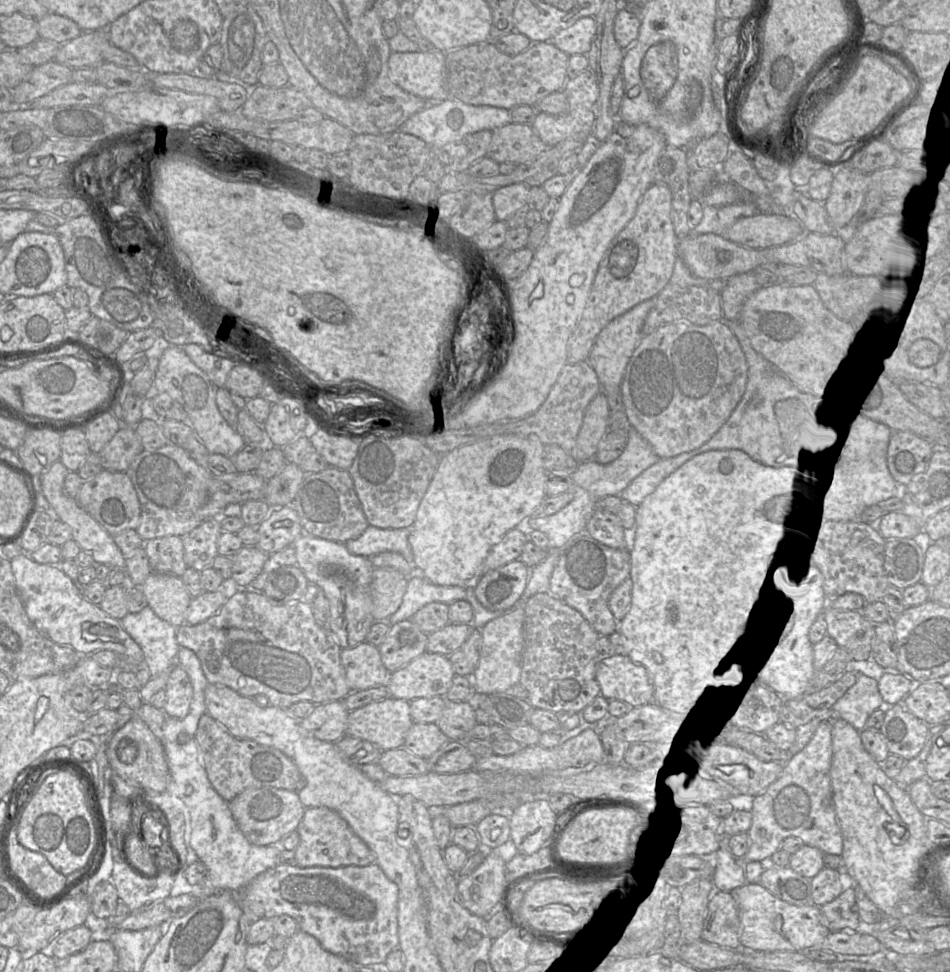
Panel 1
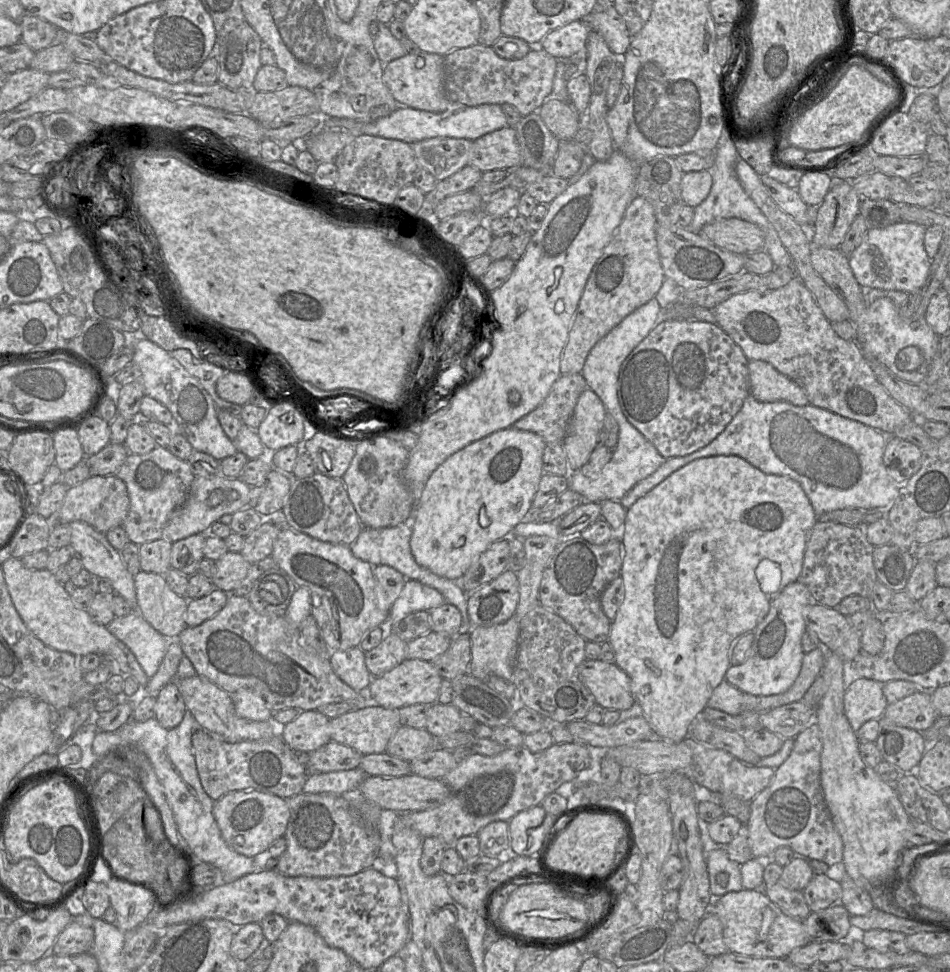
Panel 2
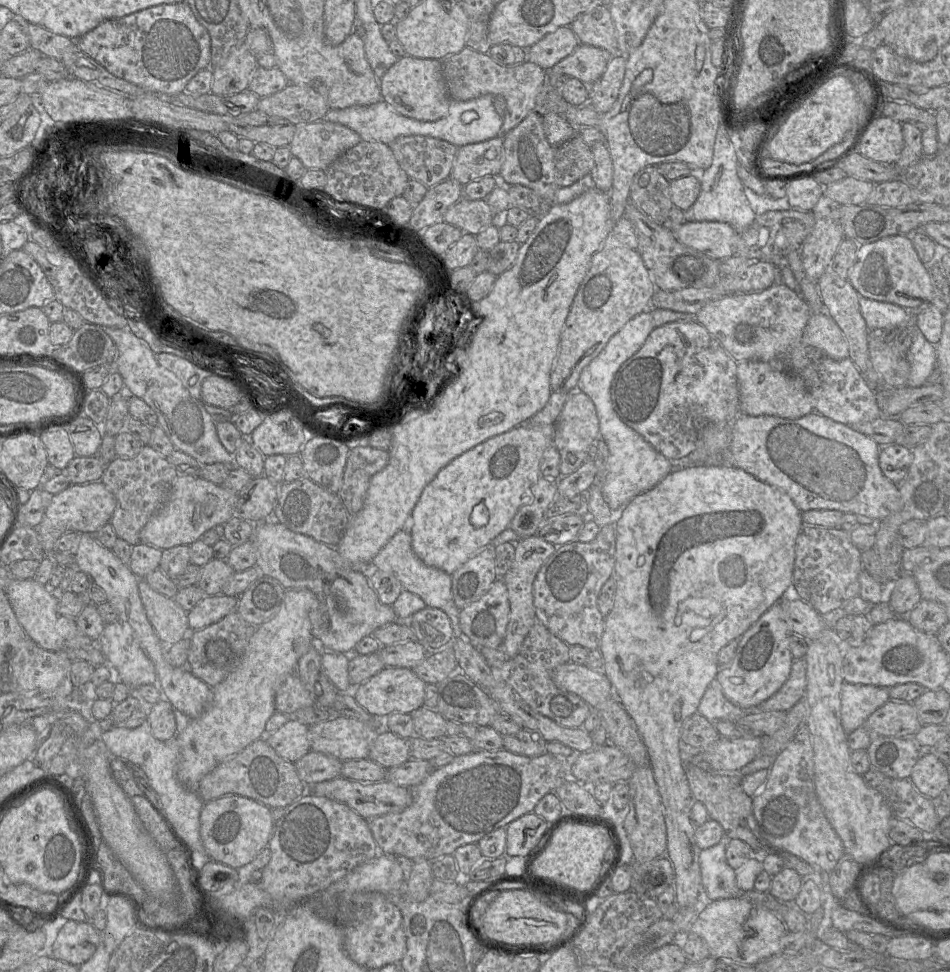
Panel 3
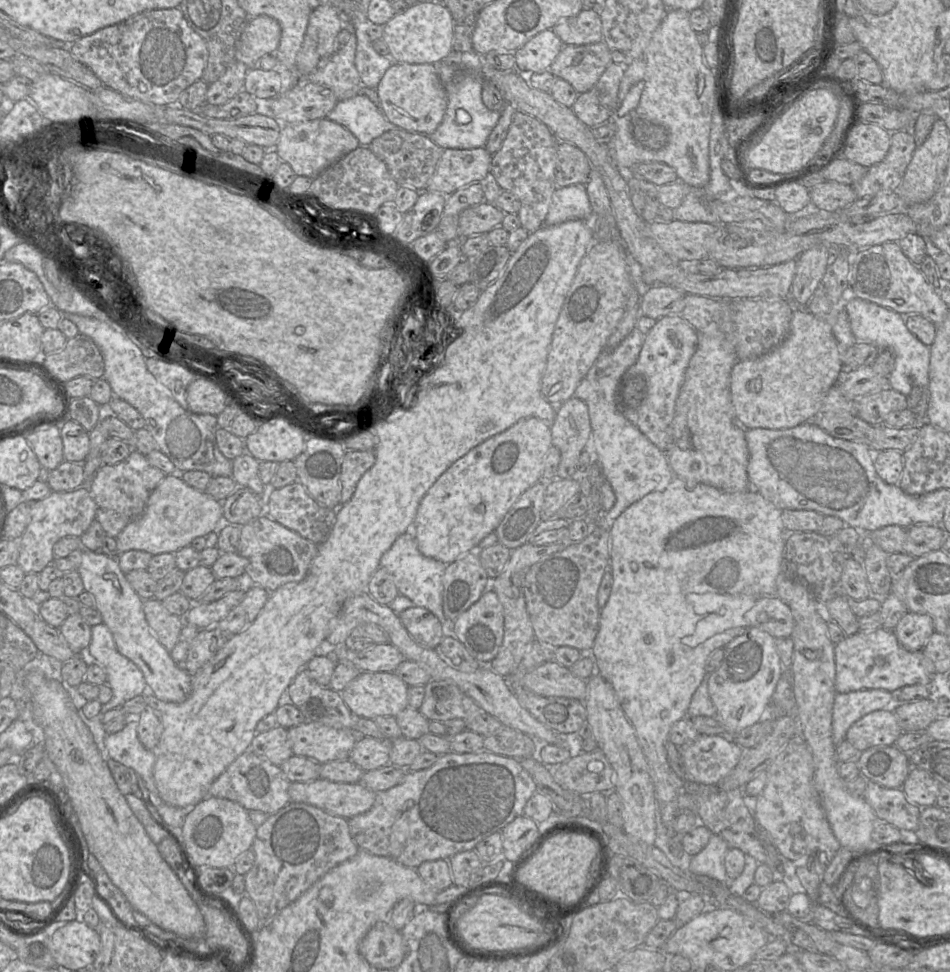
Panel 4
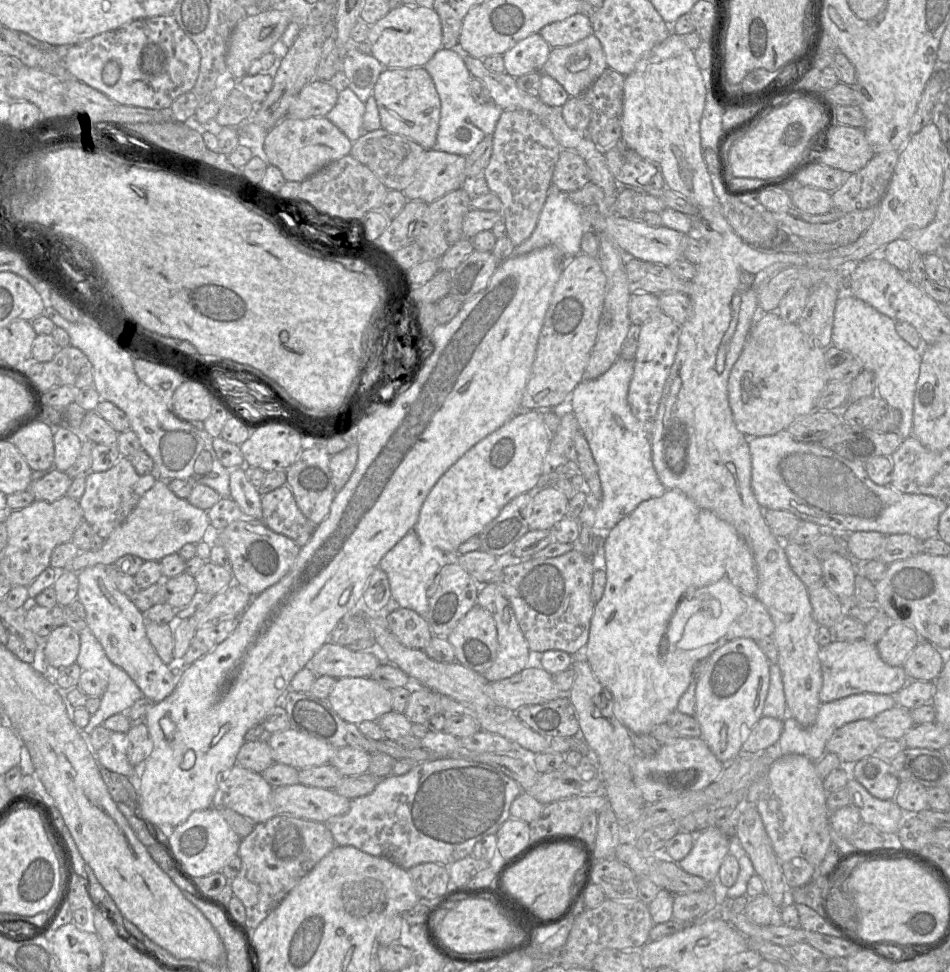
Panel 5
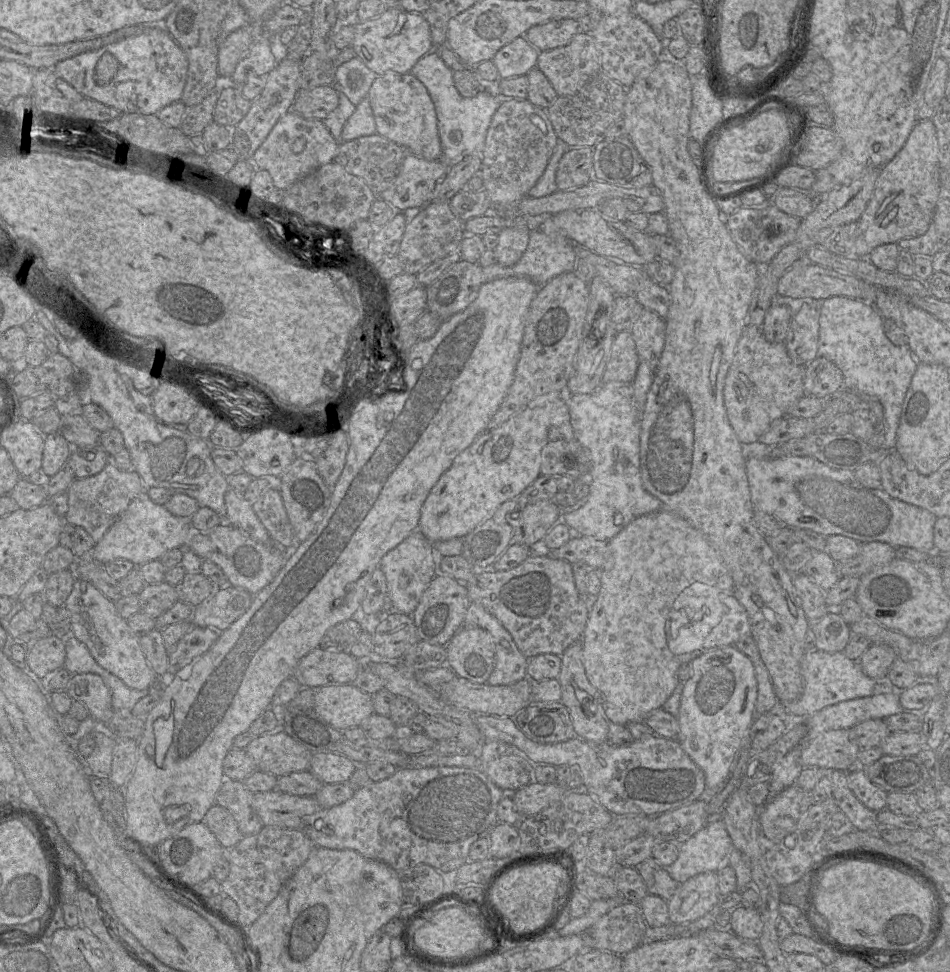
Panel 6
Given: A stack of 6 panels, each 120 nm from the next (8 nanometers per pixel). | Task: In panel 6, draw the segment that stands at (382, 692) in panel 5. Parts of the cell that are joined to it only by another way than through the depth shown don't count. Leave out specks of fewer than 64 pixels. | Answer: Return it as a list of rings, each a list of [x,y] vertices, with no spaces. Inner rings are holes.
[[[352,684],[327,685],[314,689],[316,711],[339,731],[357,727],[374,714],[372,695]]]

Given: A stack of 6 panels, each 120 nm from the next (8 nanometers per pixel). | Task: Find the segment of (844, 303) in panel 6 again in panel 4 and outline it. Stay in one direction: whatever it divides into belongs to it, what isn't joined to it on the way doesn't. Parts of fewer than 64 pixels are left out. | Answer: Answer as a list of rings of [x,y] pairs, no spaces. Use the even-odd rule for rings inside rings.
[[[853,298],[845,303],[851,330],[858,342],[871,343],[881,349],[892,350],[895,354],[894,369],[887,376],[890,388],[910,395],[914,387],[922,388],[923,395],[918,405],[911,409],[918,417],[919,423],[928,423],[926,413],[928,397],[926,388],[929,384],[930,347],[923,344],[906,327],[903,316],[889,308],[885,308],[861,298]]]

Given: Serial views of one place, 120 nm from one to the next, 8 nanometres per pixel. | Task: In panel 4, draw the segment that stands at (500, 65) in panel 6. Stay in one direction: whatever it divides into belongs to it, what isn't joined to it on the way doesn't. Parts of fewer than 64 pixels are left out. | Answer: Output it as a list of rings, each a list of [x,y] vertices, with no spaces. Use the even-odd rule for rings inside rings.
[[[552,29],[544,30],[514,51],[516,70],[523,74],[549,70],[564,44]]]

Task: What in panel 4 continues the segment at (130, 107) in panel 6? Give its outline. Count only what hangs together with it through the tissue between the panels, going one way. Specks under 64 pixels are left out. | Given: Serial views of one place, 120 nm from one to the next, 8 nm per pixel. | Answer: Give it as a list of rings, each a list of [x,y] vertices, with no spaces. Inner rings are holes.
[[[179,8],[151,10],[134,15],[72,43],[70,52],[95,74],[105,87],[146,104],[155,105],[177,104],[181,93],[202,78],[208,61],[205,40],[189,26]]]

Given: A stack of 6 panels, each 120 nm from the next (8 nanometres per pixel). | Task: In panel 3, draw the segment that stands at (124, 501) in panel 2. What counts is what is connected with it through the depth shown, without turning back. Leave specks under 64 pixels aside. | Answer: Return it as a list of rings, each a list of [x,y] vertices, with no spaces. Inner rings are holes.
[[[101,481],[71,484],[68,488],[55,494],[44,513],[42,521],[34,527],[44,552],[48,554],[57,551],[55,550],[55,543],[66,532],[96,533],[110,522],[115,507],[116,499],[114,495]]]

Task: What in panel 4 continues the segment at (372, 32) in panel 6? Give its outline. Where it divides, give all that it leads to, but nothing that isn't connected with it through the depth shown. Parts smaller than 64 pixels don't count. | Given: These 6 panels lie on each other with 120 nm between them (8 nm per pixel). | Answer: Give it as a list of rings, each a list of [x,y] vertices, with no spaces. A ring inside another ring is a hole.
[[[432,1],[409,6],[404,13],[394,15],[383,26],[382,39],[387,44],[394,63],[438,64],[453,51],[453,18],[443,2]]]

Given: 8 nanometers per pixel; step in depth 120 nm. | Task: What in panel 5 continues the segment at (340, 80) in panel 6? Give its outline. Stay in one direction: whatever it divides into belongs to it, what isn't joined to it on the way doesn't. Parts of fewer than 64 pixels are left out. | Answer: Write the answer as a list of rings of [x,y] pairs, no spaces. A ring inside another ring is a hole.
[[[357,48],[348,50],[342,62],[348,88],[364,103],[372,95],[378,77],[384,69],[374,56],[364,54]]]

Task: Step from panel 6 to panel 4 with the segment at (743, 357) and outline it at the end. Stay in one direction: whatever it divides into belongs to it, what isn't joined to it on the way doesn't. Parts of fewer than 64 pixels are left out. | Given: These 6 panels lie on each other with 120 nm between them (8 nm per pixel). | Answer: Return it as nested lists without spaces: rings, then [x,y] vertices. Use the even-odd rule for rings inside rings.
[[[796,303],[790,332],[771,351],[750,359],[737,360],[730,376],[730,394],[734,415],[745,429],[787,429],[811,421],[821,413],[821,406],[829,391],[836,384],[843,370],[841,348],[826,321],[814,316]]]

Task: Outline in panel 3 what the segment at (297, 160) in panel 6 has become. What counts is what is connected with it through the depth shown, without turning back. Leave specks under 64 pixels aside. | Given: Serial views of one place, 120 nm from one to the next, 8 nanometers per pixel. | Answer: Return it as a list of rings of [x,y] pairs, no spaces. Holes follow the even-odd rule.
[[[320,120],[313,123],[296,124],[296,131],[291,143],[284,147],[289,147],[292,156],[298,158],[306,169],[326,170],[339,156],[361,141],[361,137],[352,129],[338,123]]]

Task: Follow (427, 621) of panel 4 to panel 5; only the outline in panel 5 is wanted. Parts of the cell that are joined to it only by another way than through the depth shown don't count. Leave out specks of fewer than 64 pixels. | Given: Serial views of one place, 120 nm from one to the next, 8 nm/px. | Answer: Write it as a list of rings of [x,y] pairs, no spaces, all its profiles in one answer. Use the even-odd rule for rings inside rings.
[[[399,608],[387,616],[391,632],[404,646],[424,650],[432,633],[424,617],[408,608]]]

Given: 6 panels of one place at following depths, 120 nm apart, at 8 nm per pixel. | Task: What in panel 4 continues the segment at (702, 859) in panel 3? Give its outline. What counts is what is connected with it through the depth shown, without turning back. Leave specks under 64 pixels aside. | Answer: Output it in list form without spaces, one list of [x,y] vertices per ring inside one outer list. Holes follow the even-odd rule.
[[[712,833],[708,844],[692,856],[689,871],[713,878],[729,888],[731,879],[725,869],[725,856],[729,849],[729,845],[722,837]]]

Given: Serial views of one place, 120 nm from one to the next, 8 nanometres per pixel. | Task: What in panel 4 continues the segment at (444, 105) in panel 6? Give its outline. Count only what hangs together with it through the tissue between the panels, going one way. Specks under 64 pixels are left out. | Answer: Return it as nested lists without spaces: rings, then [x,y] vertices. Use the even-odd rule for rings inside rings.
[[[471,51],[471,52],[456,52],[452,53],[442,62],[438,63],[437,69],[442,84],[447,94],[447,109],[444,114],[443,120],[437,127],[437,129],[431,134],[423,134],[428,136],[436,145],[442,149],[473,149],[484,147],[490,133],[498,123],[501,111],[492,111],[488,109],[482,101],[482,82],[480,77],[480,69],[484,63],[483,56]],[[461,69],[463,74],[455,76],[455,72]]]

